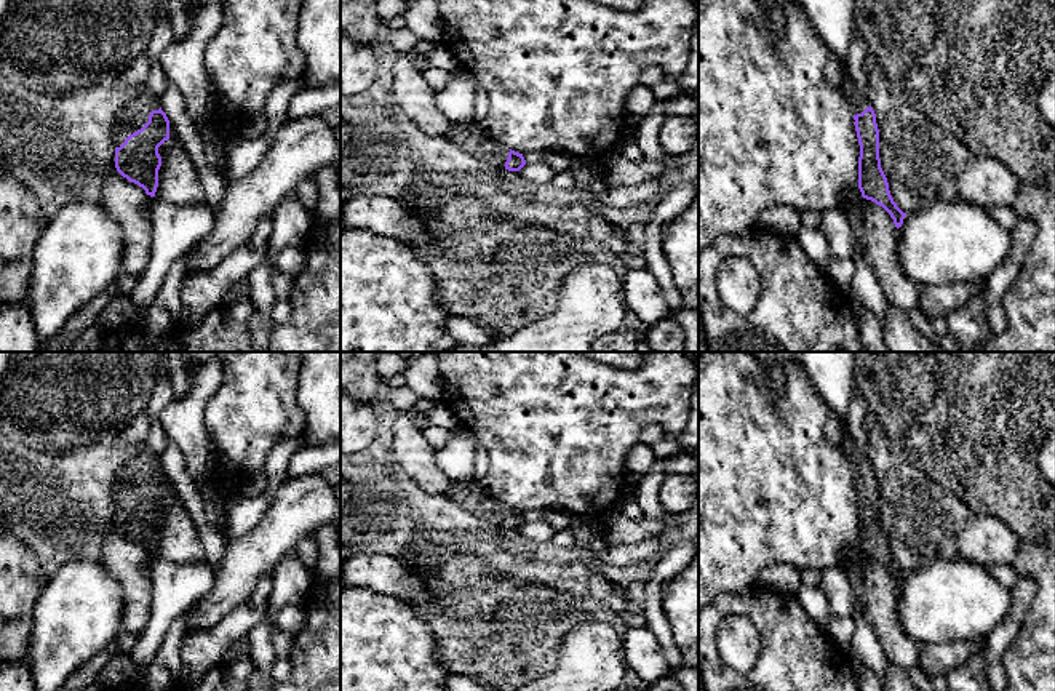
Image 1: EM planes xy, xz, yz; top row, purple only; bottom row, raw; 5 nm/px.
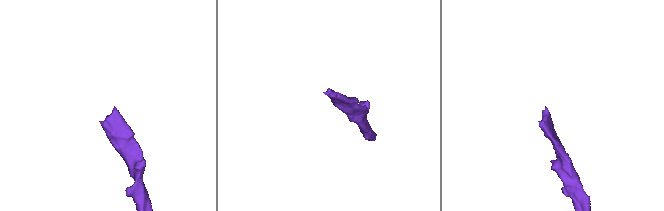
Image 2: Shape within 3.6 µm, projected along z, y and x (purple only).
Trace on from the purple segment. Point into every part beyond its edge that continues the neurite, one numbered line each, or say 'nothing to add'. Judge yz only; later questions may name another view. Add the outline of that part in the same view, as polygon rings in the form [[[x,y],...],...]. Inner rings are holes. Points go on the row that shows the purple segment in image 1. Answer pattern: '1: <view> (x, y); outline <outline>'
1: yz (857, 99); outline [[[842,75],[841,90],[846,94],[854,115],[862,114],[871,106],[866,94],[849,78],[849,75]]]

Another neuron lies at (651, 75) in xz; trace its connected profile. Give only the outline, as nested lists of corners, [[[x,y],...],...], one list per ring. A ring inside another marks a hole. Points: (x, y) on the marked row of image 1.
[[[647,66],[639,75],[639,83],[649,88],[654,88],[662,80],[667,78],[667,74],[659,66]]]

